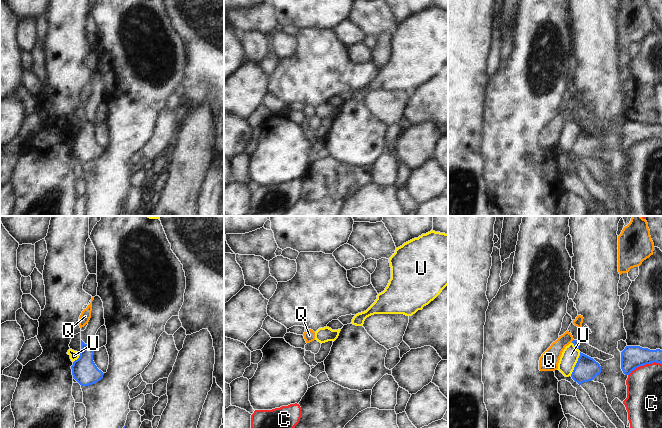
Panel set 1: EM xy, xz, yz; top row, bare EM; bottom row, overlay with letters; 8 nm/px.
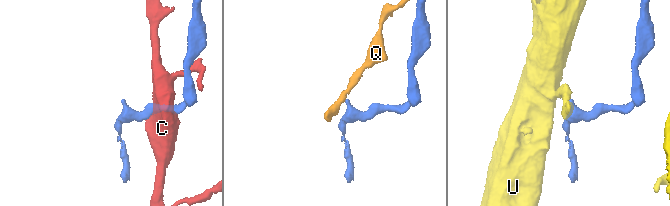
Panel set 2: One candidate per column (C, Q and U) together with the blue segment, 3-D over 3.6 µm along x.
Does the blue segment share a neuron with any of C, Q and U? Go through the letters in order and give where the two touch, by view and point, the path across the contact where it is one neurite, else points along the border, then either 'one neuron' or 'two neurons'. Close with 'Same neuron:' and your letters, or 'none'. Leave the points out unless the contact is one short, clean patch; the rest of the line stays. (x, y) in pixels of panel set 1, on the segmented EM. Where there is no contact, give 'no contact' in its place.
C: meets blue in yz at (644, 364); two neurons
Q: meets blue in yz at (572, 341); border along yz (573, 339), (571, 342); two neurons
U: meets blue in yz at (576, 364); border along yz (580, 352), (570, 375); two neurons
Same neuron: none

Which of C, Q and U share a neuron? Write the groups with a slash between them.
C / Q / U

